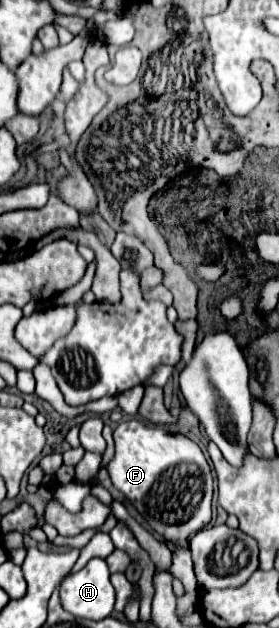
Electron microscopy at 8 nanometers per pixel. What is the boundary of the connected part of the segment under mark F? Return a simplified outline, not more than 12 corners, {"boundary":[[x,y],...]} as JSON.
{"boundary":[[116,426],[114,488],[176,544],[172,576],[194,610],[188,536],[210,522],[212,474],[190,438]]}

